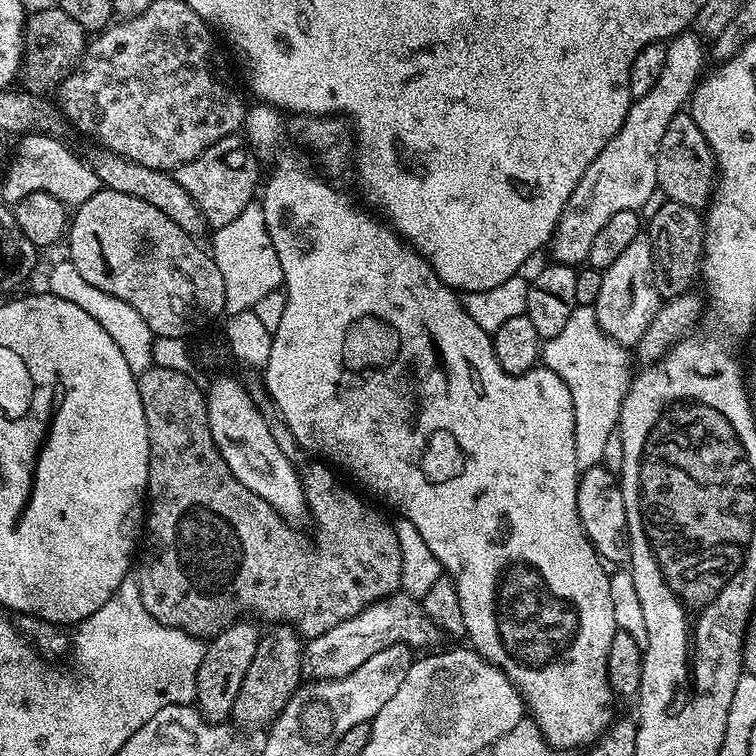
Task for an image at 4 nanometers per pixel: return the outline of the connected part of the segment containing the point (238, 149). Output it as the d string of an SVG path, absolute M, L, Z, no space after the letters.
M237 134L214 142L214 146L198 154L198 158L179 164L174 169L176 182L190 194L213 229L226 226L226 222L234 222L234 218L238 218L238 214L242 214L242 210L253 203L255 196L252 195L255 192L257 195L262 184L262 172L260 176L260 164L256 161L255 154L257 155L249 141Z

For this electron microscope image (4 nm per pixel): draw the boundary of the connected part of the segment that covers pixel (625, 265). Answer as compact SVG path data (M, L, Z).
M644 234L636 236L634 242L630 242L630 246L626 246L626 251L614 261L614 266L603 269L603 273L602 290L598 290L598 298L594 305L598 326L602 326L605 334L614 338L614 342L625 346L634 346L640 341L642 334L646 334L646 326L650 326L650 322L654 322L654 314L658 314L662 303L656 289L656 270L651 240Z

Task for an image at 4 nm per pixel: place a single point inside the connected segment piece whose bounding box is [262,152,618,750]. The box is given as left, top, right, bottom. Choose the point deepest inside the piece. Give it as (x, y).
(374, 361)

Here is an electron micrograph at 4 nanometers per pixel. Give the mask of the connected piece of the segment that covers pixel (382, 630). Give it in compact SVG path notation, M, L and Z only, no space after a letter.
M401 590L362 609L357 616L338 622L338 626L326 630L326 634L311 637L303 645L300 670L312 680L337 680L358 670L366 658L374 658L374 654L378 654L378 650L386 650L386 646L407 644L413 650L432 650L439 645L436 644L439 640L442 640L440 627L430 622L423 603Z

